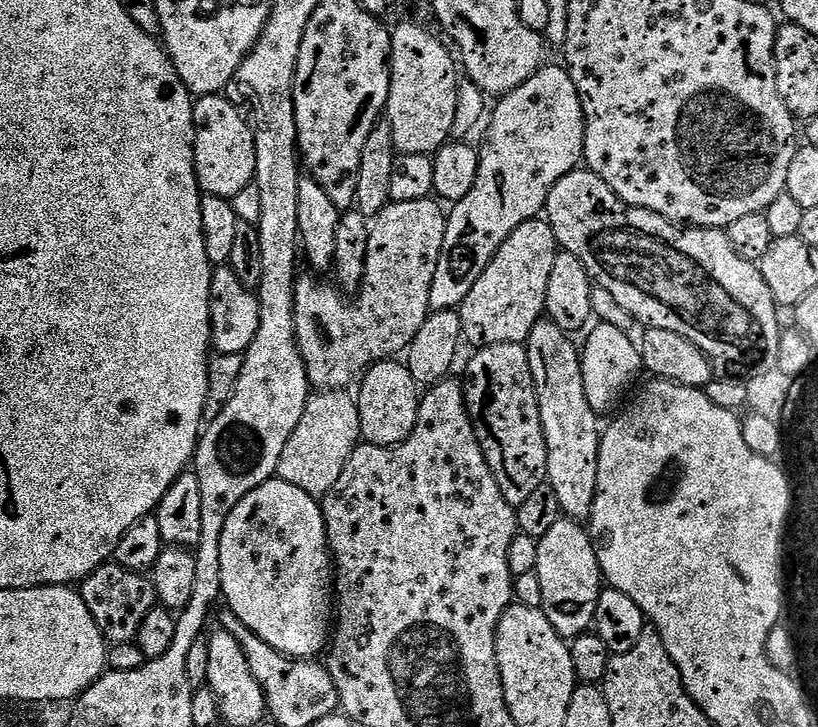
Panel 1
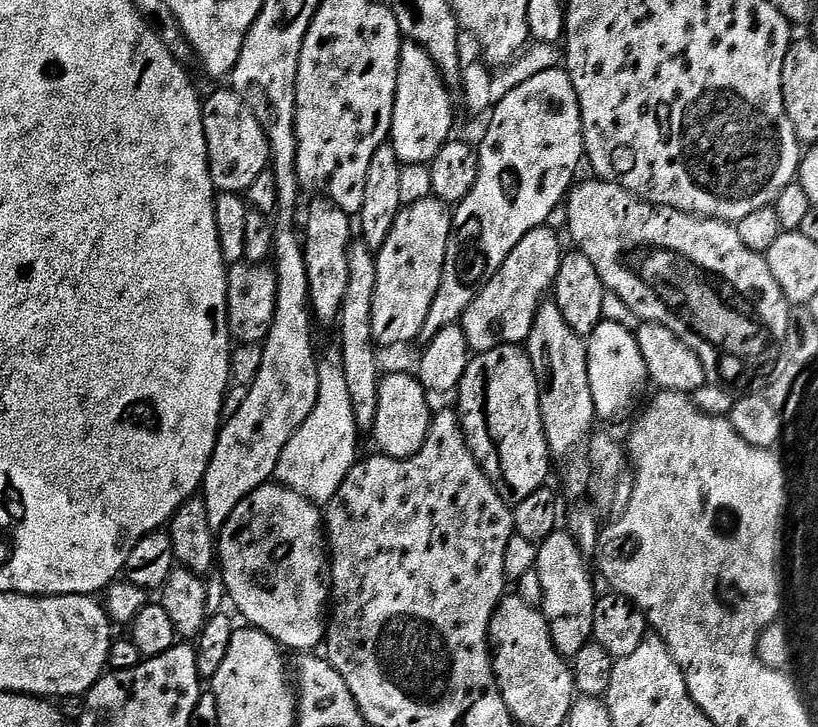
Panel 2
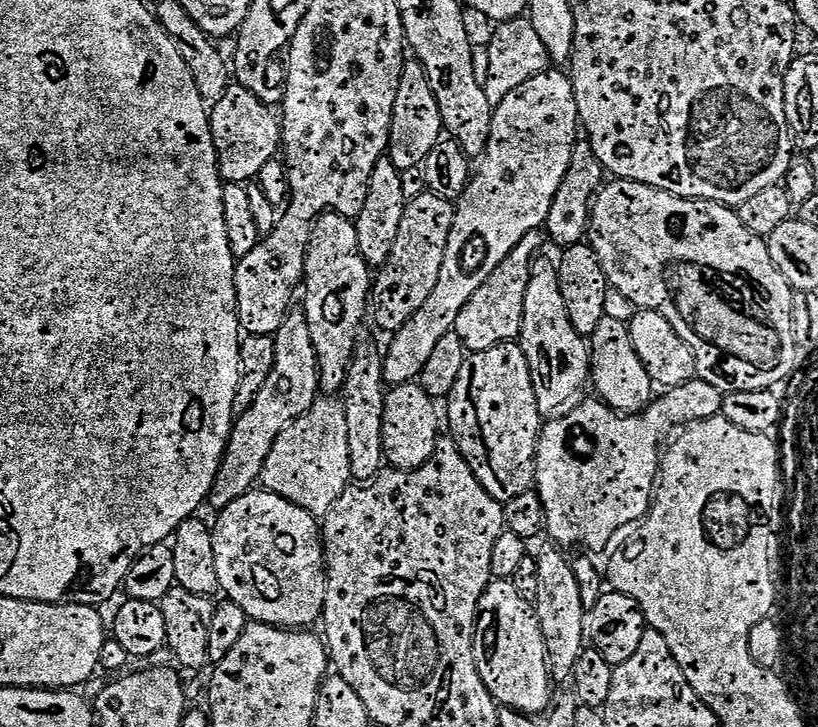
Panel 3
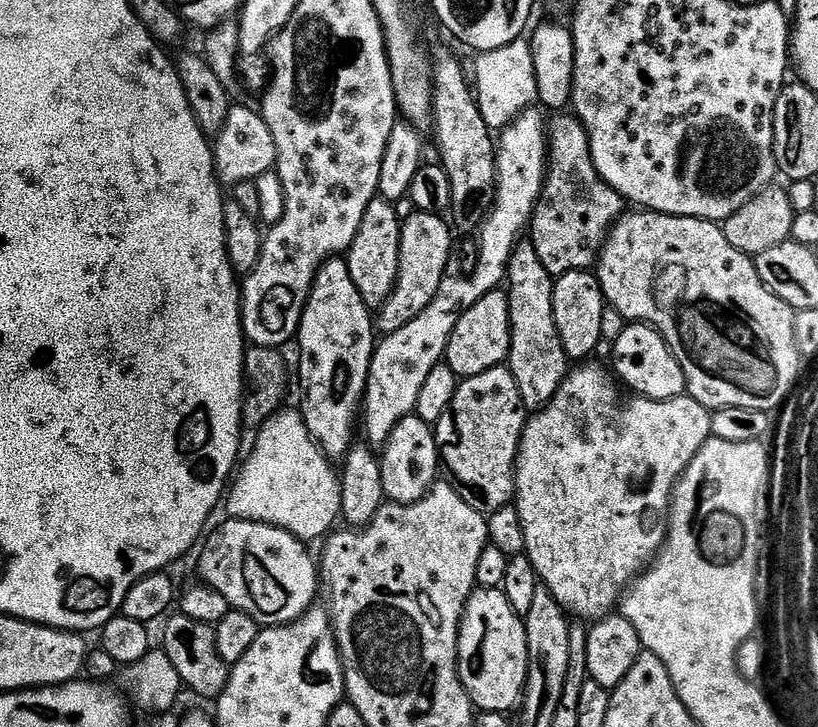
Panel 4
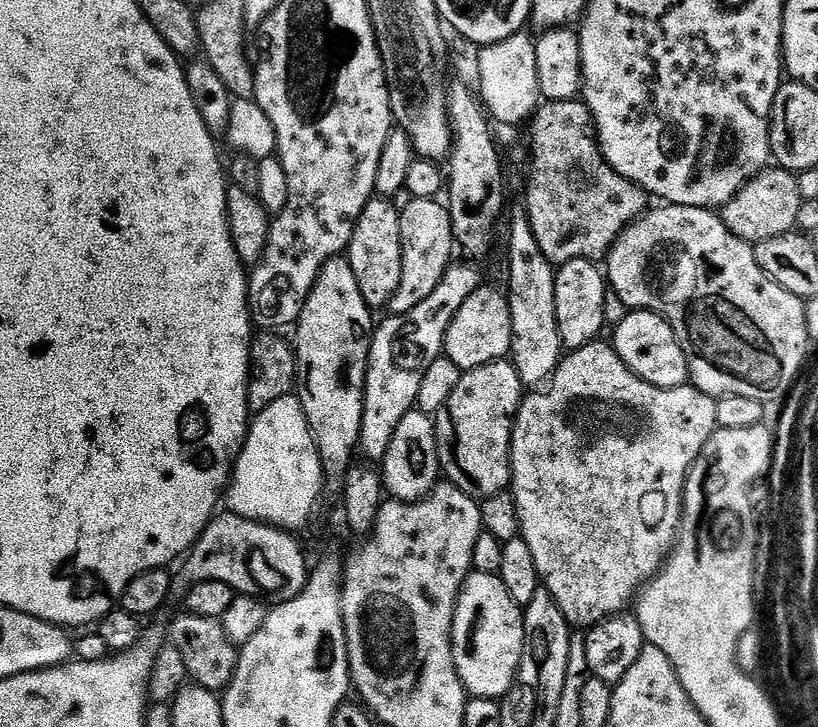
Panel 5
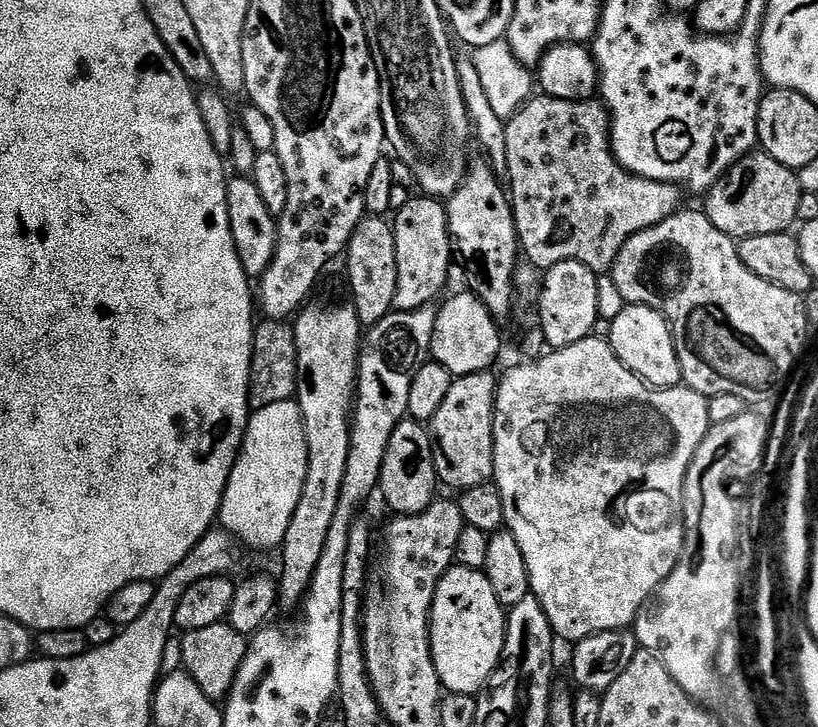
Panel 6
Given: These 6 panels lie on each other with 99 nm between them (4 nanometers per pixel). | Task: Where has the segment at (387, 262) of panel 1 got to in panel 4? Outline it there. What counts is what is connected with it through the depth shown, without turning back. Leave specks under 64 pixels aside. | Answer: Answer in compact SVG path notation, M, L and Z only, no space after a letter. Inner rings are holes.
M413 211L413 216L403 221L400 229L400 260L397 262L396 283L394 291L379 309L378 315L375 317L374 324L377 329L381 328L381 333L396 332L402 326L406 326L406 322L410 322L413 317L426 307L428 303L438 294L438 286L444 280L448 269L448 255L452 252L452 232L448 229L448 224L444 221L443 215L435 212Z

